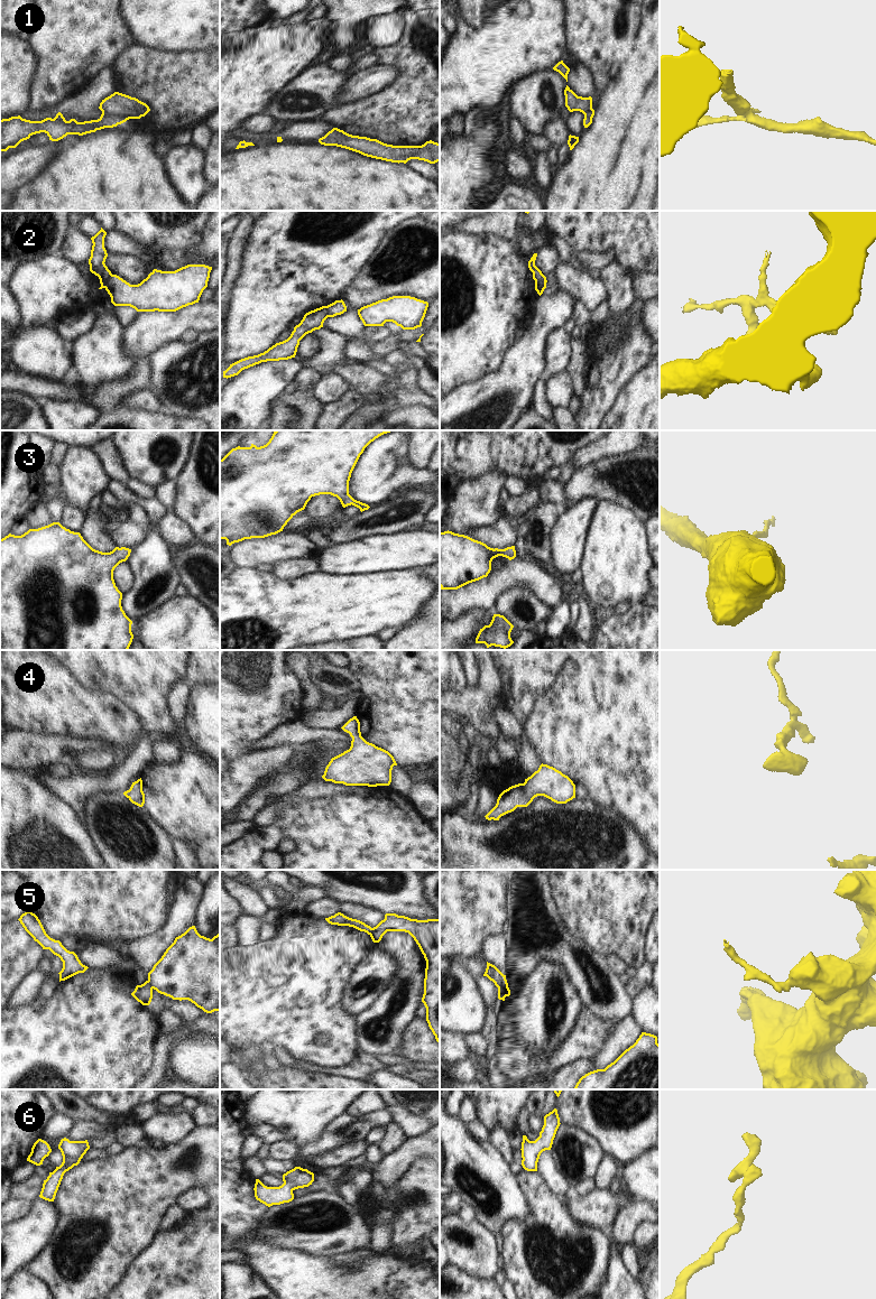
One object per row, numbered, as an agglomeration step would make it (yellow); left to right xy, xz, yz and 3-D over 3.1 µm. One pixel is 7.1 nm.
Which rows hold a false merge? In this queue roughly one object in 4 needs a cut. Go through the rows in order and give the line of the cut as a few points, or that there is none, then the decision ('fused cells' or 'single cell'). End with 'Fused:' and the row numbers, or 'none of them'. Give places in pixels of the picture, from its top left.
1: cut xy (102, 111), (111, 114), (119, 123); fused cells
2: cut xy (112, 275), (104, 287); fused cells
3: cut none; single cell
4: cut none; single cell
5: cut yz (498, 986), (501, 987), (506, 995); fused cells
6: cut none; single cell
Fused: 1, 2, 5

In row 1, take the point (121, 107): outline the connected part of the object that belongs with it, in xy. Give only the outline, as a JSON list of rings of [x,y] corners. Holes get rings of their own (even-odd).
[[[114,92],[102,100],[99,109],[102,112],[114,117],[119,124],[129,119],[140,119],[150,111],[146,103],[119,92]]]

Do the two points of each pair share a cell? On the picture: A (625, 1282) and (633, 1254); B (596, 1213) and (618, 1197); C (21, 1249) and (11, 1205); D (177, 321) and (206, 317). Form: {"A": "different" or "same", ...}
{"A": "different", "B": "same", "C": "different", "D": "same"}

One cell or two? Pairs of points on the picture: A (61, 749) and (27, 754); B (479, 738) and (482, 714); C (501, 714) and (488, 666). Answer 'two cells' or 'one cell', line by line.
A: one cell
B: two cells
C: two cells

